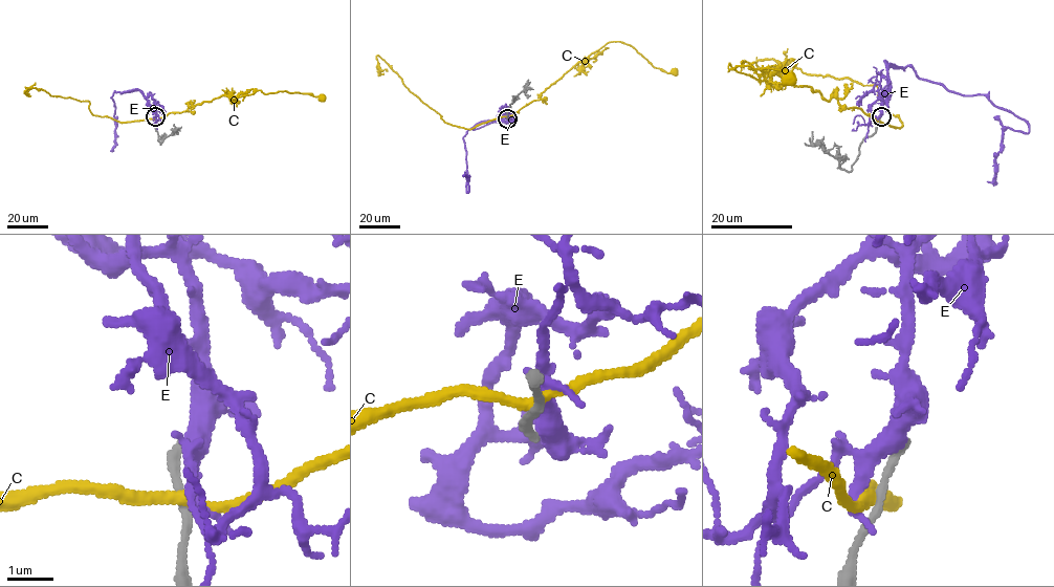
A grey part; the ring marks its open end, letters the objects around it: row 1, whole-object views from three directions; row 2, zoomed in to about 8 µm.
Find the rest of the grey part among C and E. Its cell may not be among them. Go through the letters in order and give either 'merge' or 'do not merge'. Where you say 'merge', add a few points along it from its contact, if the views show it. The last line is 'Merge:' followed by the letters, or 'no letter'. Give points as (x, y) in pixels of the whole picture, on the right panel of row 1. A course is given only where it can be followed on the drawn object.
C: do not merge
E: do not merge
Merge: no letter

